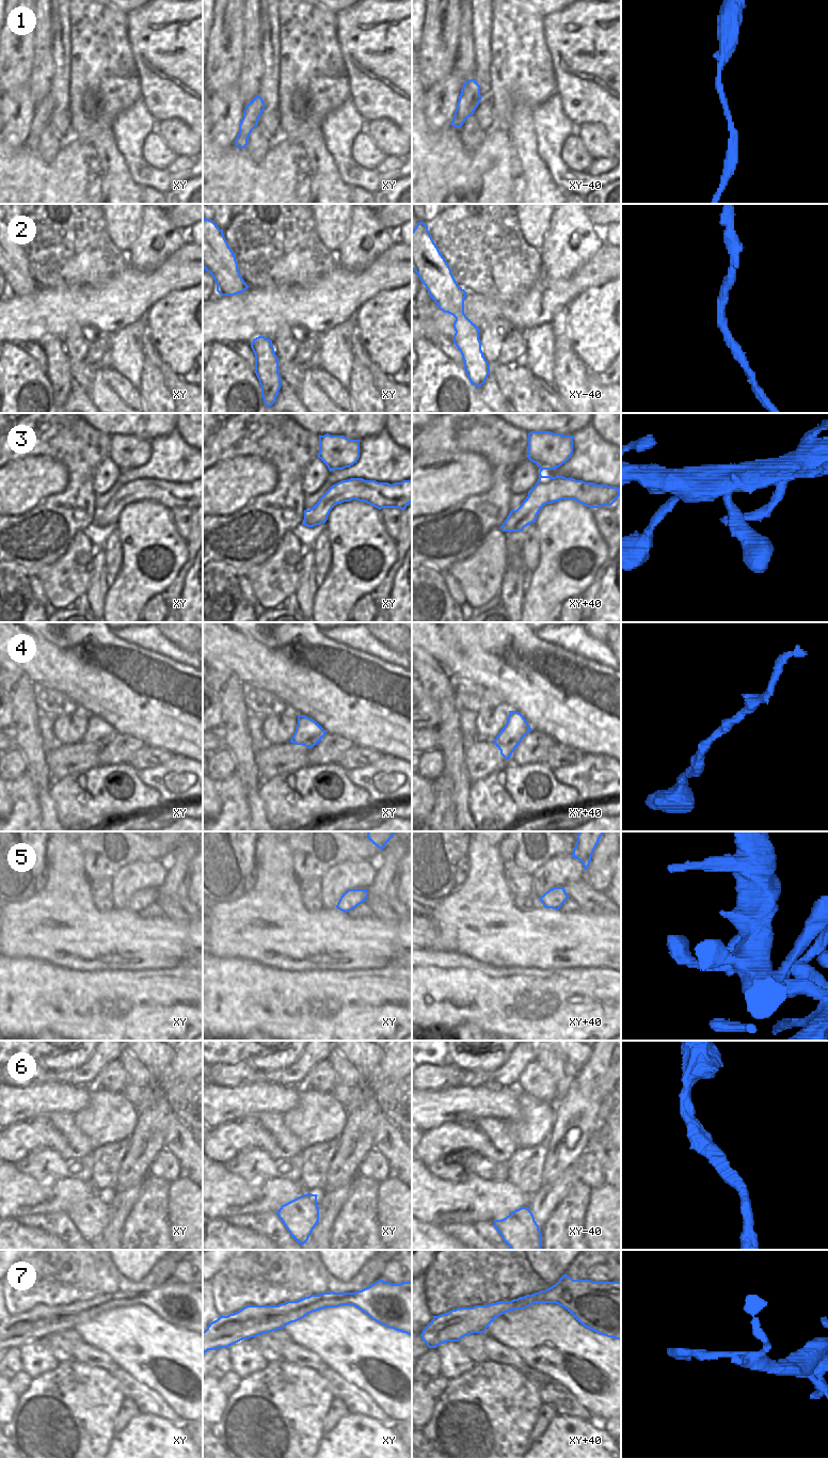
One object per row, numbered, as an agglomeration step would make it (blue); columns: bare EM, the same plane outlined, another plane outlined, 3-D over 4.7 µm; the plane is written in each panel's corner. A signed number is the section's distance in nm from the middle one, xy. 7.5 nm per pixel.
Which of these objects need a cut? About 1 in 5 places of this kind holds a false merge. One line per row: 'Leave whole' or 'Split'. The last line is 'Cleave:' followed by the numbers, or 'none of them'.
1: Leave whole
2: Leave whole
3: Leave whole
4: Leave whole
5: Leave whole
6: Leave whole
7: Leave whole
Cleave: none of them.

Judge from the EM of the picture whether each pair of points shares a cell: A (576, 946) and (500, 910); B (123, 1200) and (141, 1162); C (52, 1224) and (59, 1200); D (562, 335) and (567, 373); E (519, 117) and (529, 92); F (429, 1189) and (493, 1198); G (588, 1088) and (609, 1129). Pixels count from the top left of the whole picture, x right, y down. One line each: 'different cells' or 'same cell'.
A: same cell
B: different cells
C: different cells
D: same cell
E: different cells
F: same cell
G: different cells

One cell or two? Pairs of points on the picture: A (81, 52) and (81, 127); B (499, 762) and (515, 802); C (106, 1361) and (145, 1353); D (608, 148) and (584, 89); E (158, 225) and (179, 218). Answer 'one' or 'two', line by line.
A: one
B: two
C: two
D: two
E: two

